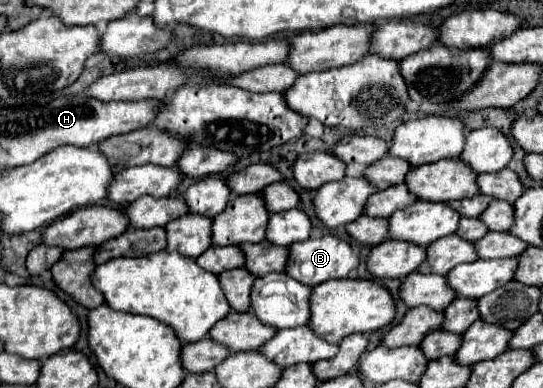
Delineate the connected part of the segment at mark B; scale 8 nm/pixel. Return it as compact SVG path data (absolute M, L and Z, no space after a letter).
M331 234L321 238L307 238L303 242L293 242L289 246L289 260L285 264L285 274L305 286L317 286L331 278L347 278L351 270L359 266L359 250Z

